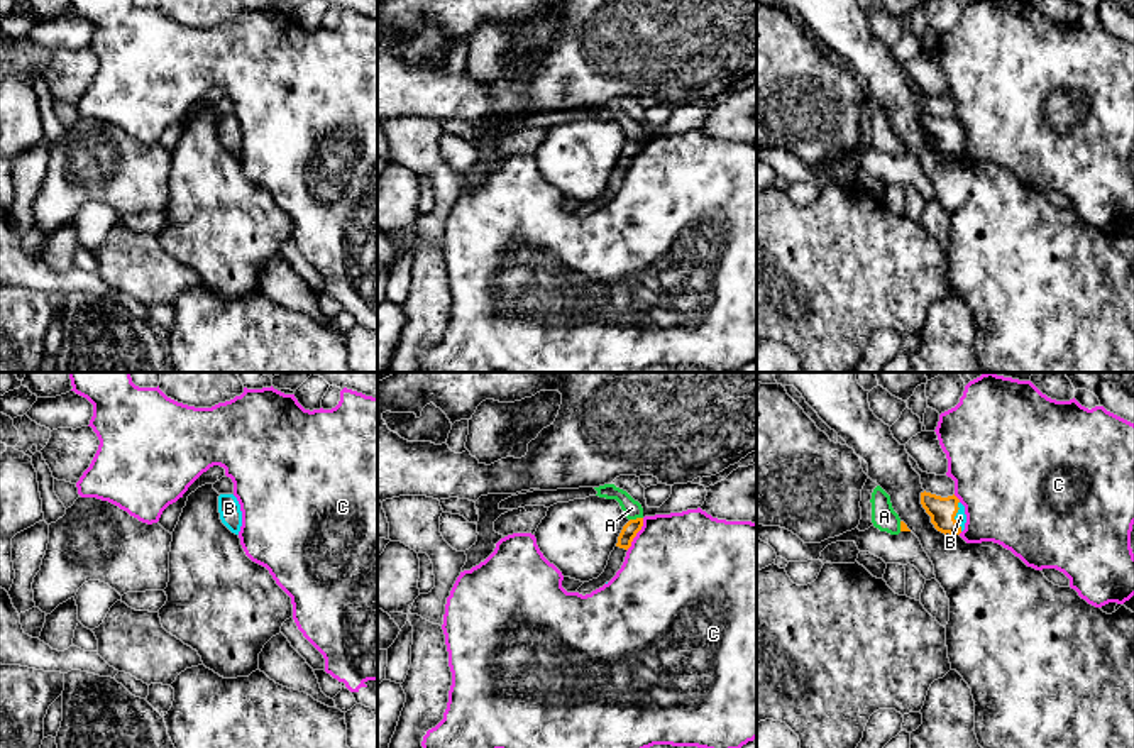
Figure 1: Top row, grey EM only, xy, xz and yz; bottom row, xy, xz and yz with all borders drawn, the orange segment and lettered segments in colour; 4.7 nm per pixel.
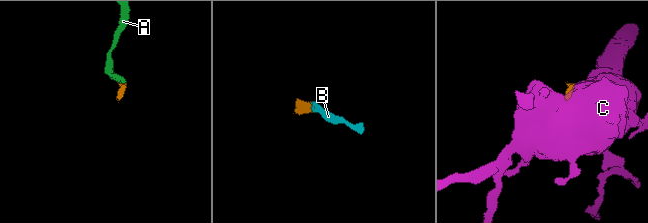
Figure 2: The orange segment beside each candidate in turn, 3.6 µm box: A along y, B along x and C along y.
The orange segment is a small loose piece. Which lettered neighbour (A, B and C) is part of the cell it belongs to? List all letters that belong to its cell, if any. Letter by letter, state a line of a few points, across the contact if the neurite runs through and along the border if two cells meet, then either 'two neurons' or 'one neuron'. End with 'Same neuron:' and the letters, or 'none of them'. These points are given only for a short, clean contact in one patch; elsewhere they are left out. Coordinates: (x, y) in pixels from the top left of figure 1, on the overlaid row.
A: one neuron
B: yz (941, 510), (955, 515), (960, 516) | one neuron
C: xz (644, 518), (642, 528), (627, 549) | two neurons
Same neuron: A, B

